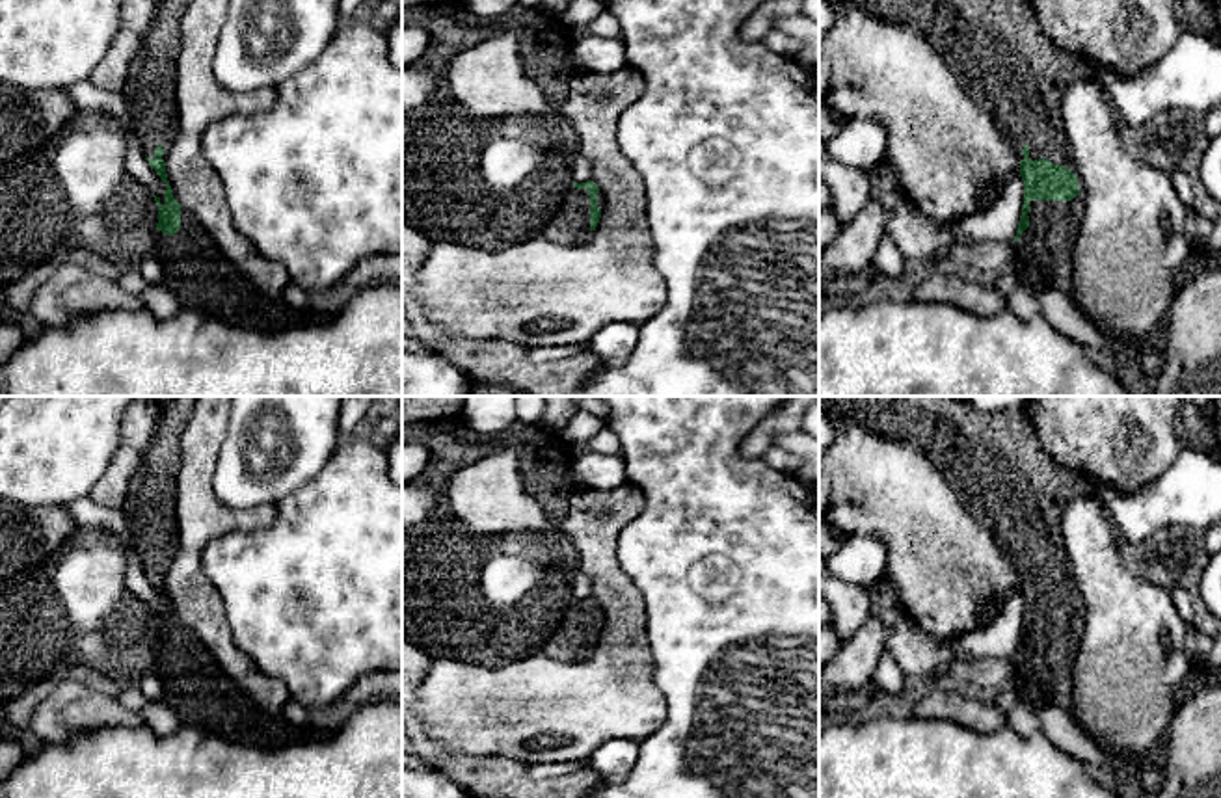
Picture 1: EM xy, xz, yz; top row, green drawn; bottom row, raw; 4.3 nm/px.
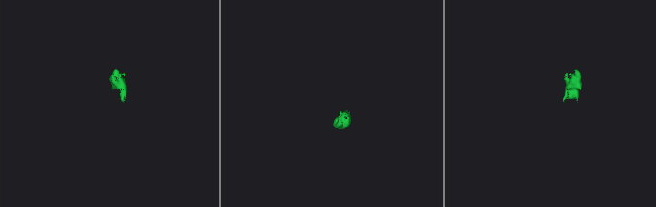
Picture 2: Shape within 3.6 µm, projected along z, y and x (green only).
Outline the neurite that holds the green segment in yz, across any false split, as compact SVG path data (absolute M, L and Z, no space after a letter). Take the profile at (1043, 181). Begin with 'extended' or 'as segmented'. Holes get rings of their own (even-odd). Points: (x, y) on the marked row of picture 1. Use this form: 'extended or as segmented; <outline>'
extended; M854 0L864 13L912 28L923 35L957 76L968 97L996 123L1020 158L1024 205L1013 240L1018 262L1059 292L1072 290L1072 257L1085 203L1078 188L1078 169L1061 113L1061 91L1074 80L1089 78L1089 63L1057 48L1040 30L1027 0Z

